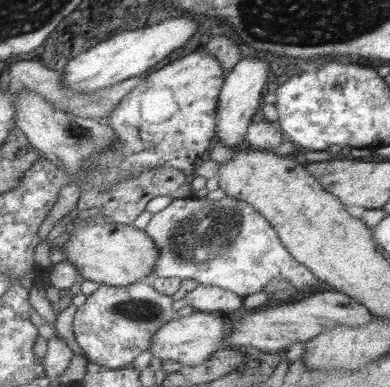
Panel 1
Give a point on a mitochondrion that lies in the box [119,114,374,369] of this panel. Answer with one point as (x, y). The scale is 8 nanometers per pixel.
(205, 236)

